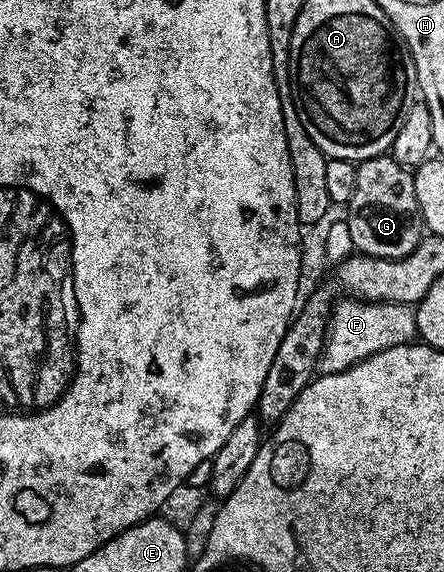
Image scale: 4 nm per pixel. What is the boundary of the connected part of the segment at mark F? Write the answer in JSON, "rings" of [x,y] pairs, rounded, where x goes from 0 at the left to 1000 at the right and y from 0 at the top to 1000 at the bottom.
{"rings":[[[773,523],[745,542],[736,570],[736,593],[714,640],[721,654],[757,652],[795,642],[849,614],[876,607],[912,603],[937,594],[935,542],[921,533],[885,533],[876,526],[820,526],[815,523]]]}

